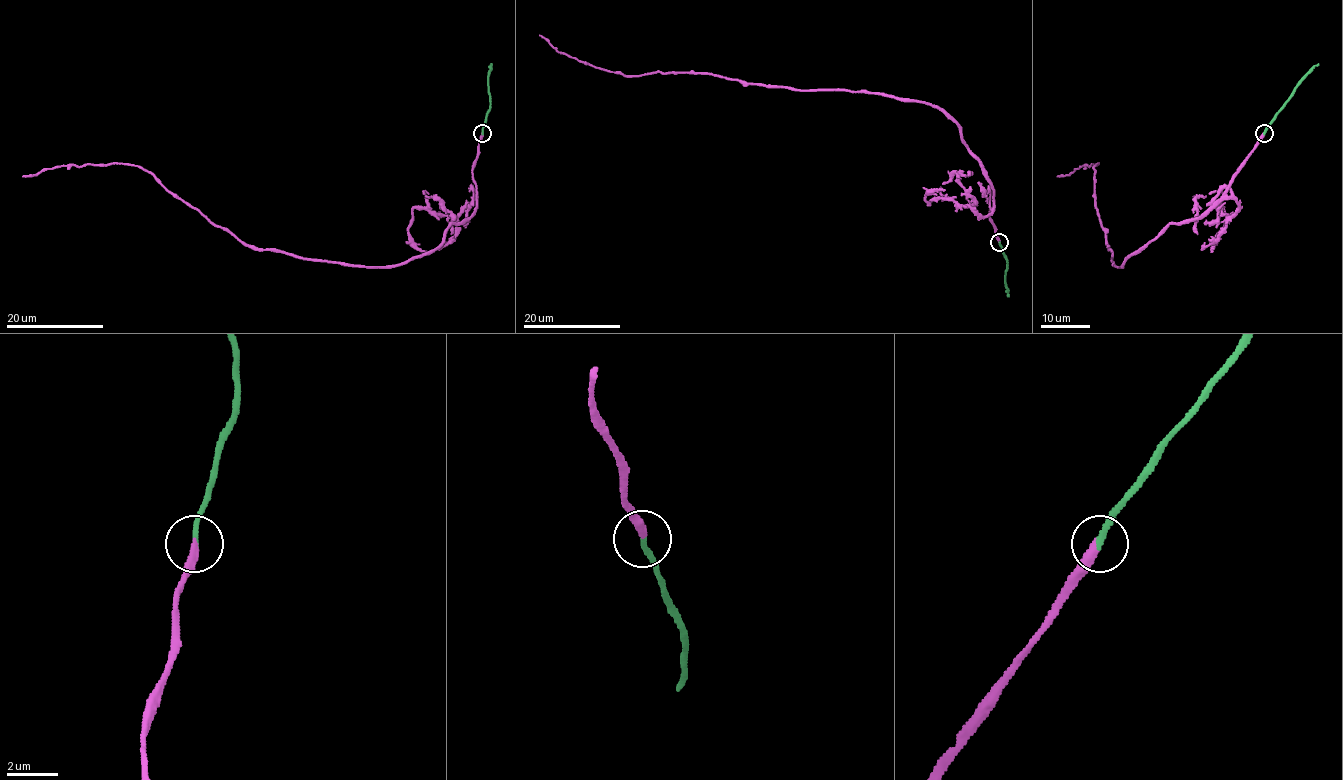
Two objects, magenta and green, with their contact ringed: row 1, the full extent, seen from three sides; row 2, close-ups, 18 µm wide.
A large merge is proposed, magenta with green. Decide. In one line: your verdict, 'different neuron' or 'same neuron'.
same neuron

